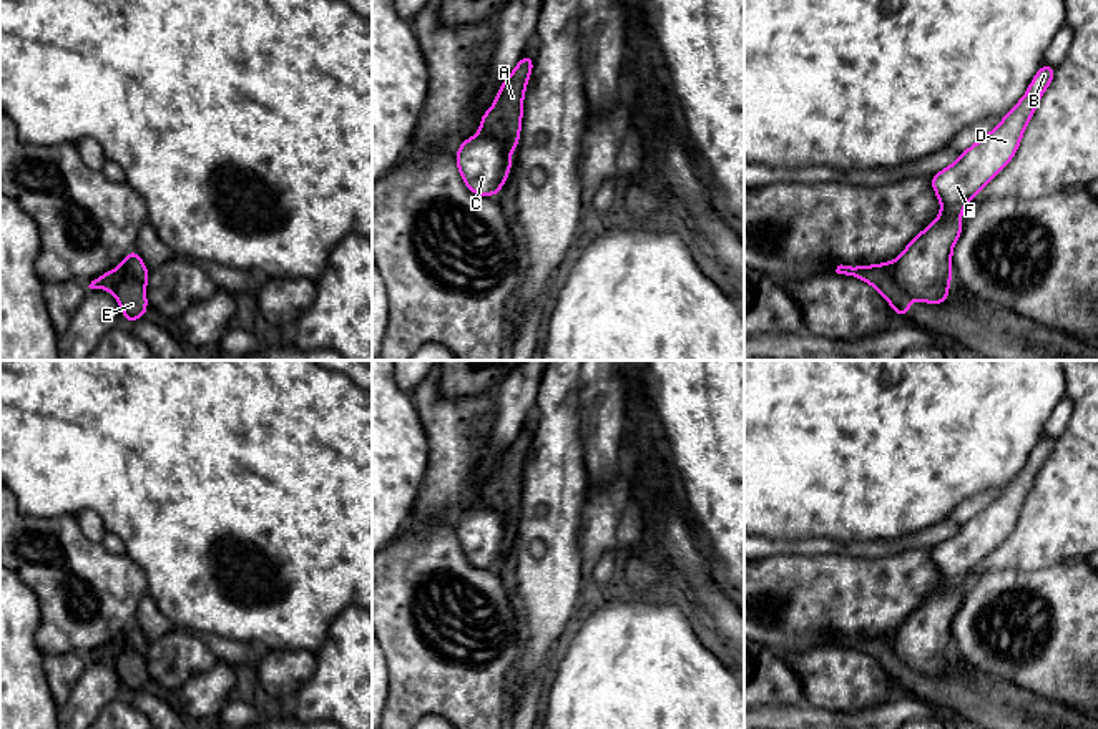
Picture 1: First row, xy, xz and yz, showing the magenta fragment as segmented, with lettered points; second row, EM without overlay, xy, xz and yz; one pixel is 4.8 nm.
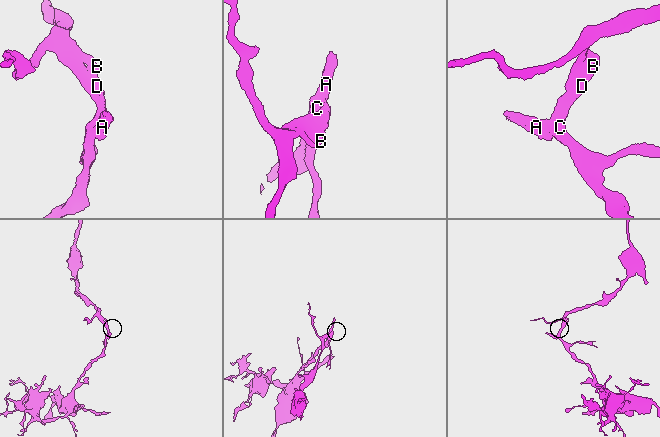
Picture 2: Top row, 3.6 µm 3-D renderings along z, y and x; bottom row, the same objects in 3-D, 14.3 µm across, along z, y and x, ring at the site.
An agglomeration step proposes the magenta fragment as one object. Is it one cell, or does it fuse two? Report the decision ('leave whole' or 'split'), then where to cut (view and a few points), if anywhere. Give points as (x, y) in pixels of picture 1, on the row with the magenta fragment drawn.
split | xz (479, 133), (494, 138), (507, 151)

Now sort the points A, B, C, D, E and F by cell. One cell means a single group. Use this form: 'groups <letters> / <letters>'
groups A E / B C D F

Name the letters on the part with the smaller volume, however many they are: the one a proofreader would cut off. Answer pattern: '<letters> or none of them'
A, E

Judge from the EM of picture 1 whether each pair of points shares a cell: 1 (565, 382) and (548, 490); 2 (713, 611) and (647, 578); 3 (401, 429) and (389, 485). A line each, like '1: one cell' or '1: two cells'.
1: one cell
2: two cells
3: one cell

